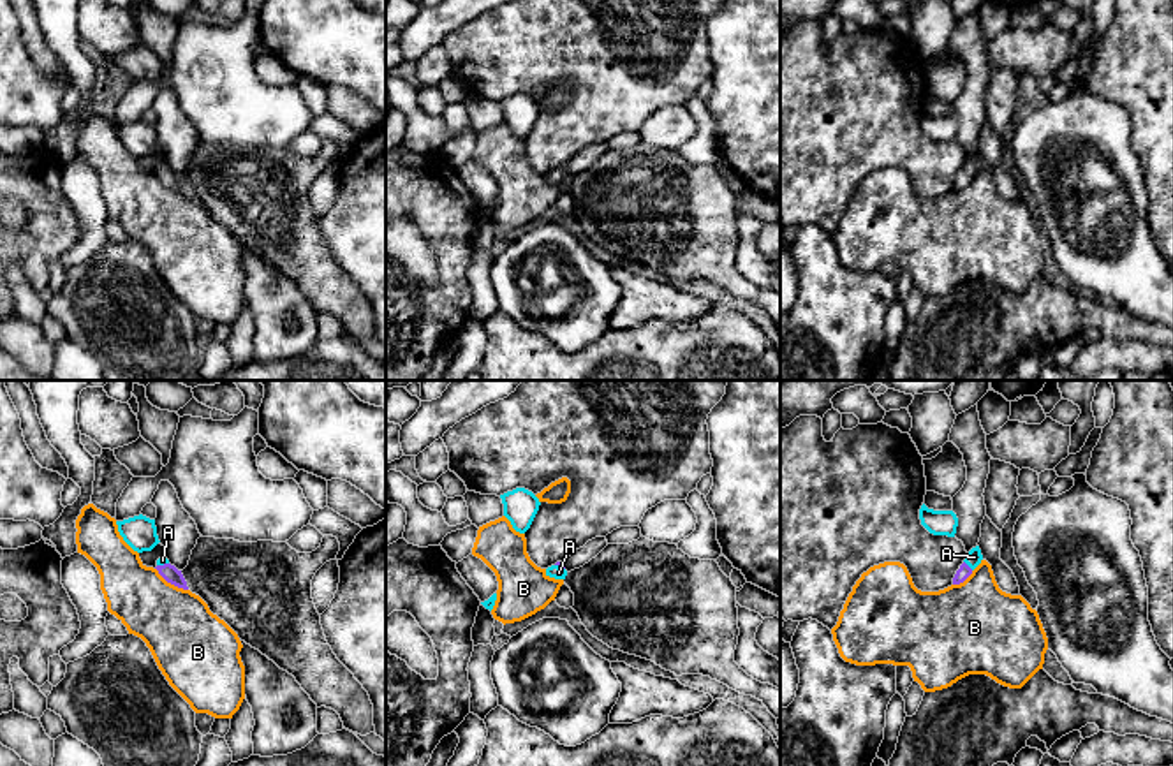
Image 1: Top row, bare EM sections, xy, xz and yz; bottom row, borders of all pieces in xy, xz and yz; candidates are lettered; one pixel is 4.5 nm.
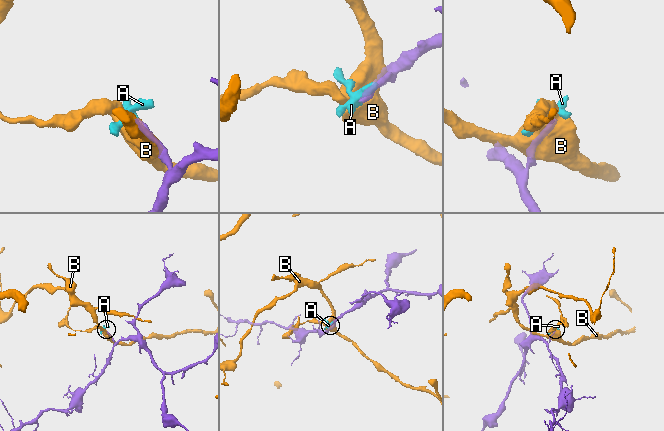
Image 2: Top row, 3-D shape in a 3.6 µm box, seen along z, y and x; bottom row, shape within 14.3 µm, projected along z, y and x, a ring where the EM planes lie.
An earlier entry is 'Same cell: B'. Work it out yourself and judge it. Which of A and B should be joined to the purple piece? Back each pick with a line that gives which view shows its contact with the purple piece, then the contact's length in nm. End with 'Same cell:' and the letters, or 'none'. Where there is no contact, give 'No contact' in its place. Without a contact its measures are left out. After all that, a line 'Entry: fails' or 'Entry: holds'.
A: Touches purple in yz. Shared border 60 nm
Same cell: A
Entry: fails

